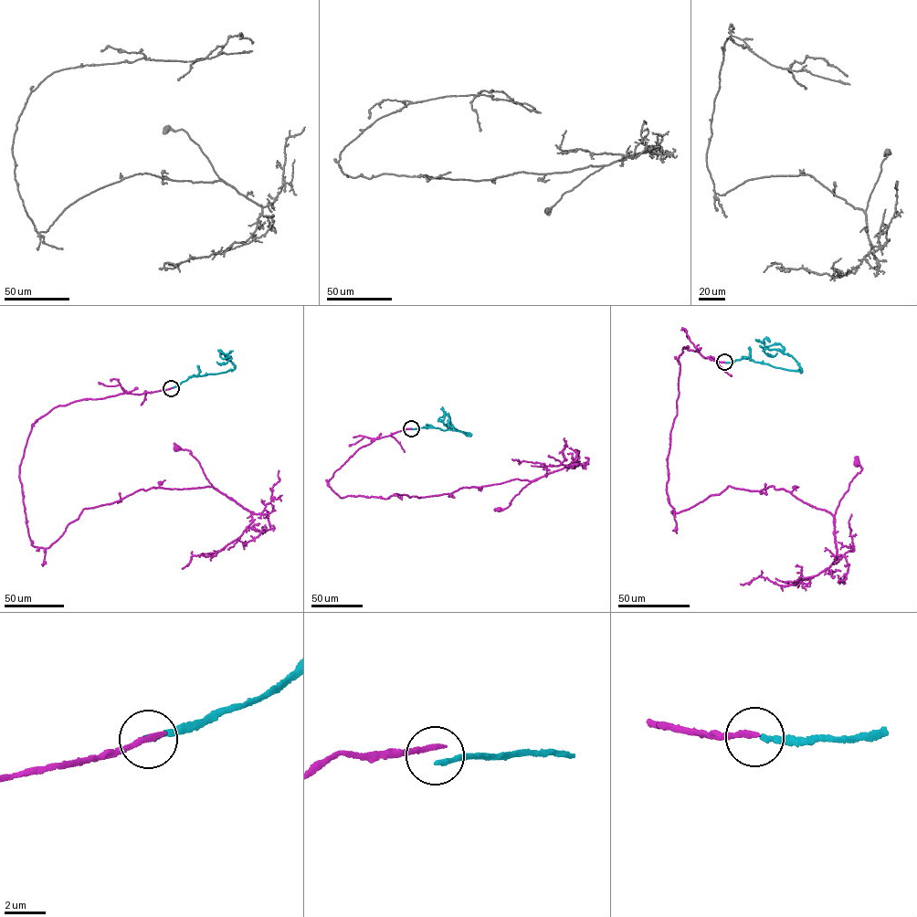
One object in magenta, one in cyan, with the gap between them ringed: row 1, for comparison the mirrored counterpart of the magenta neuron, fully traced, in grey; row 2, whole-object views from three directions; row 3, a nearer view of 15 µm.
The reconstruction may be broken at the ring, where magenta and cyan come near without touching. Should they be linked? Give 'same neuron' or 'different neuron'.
different neuron

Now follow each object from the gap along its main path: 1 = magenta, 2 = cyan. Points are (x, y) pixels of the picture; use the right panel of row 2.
1: (724, 362), (687, 345), (678, 359), (667, 490), (674, 512), (729, 486), (773, 486), (834, 516), (856, 462)
2: (725, 362), (747, 357), (801, 372), (797, 362), (790, 355), (775, 349), (763, 351), (769, 356), (776, 353)

